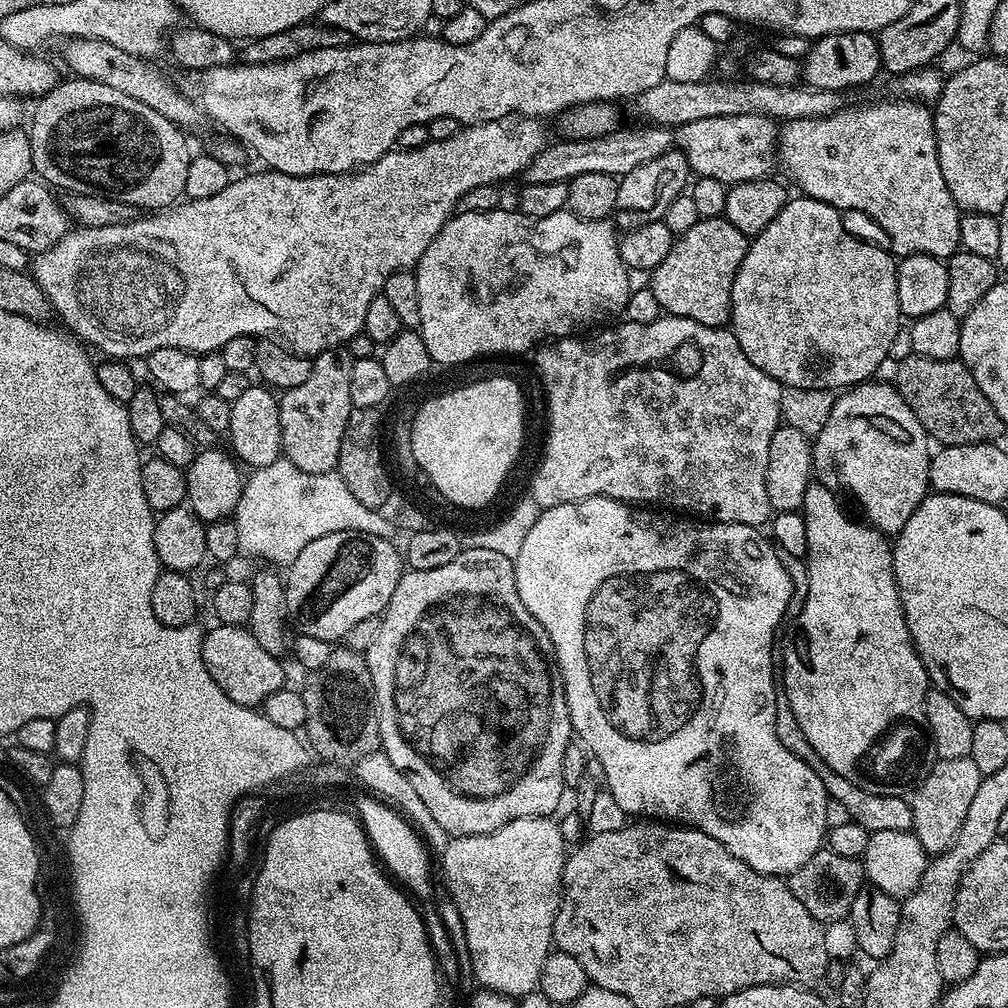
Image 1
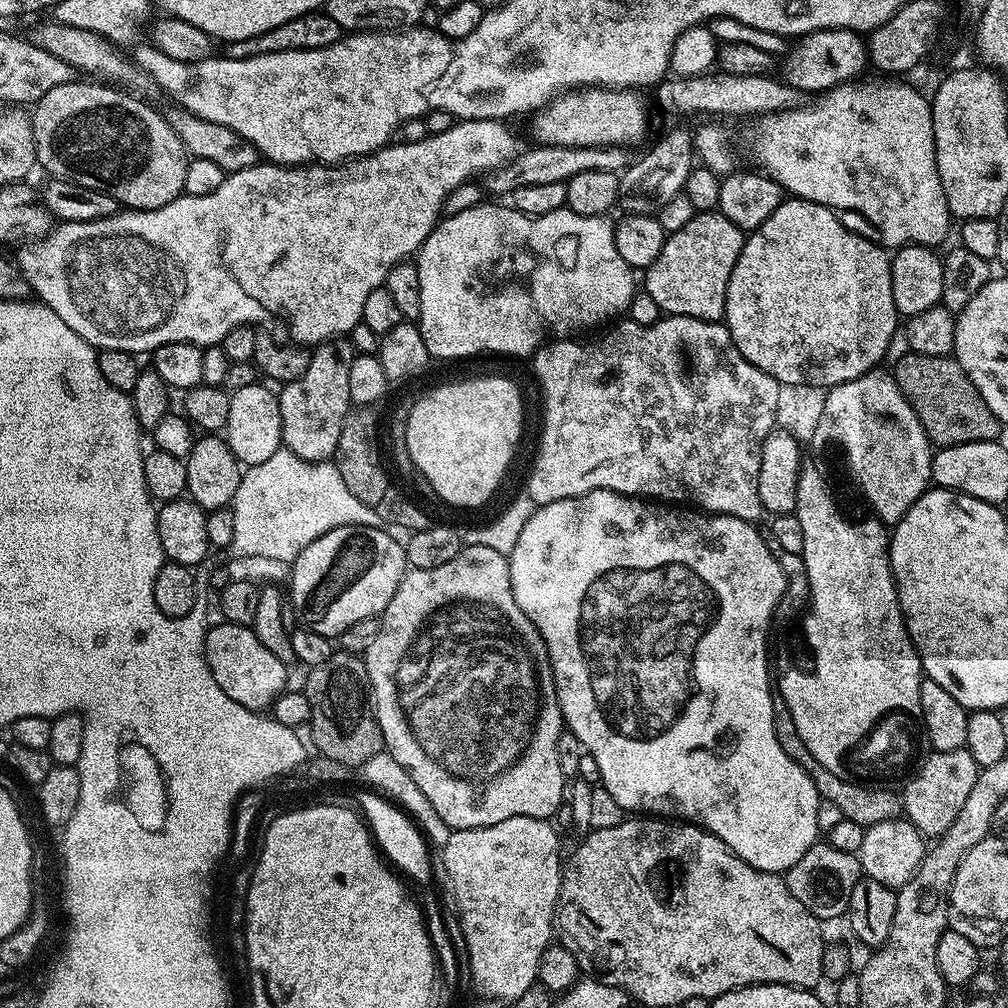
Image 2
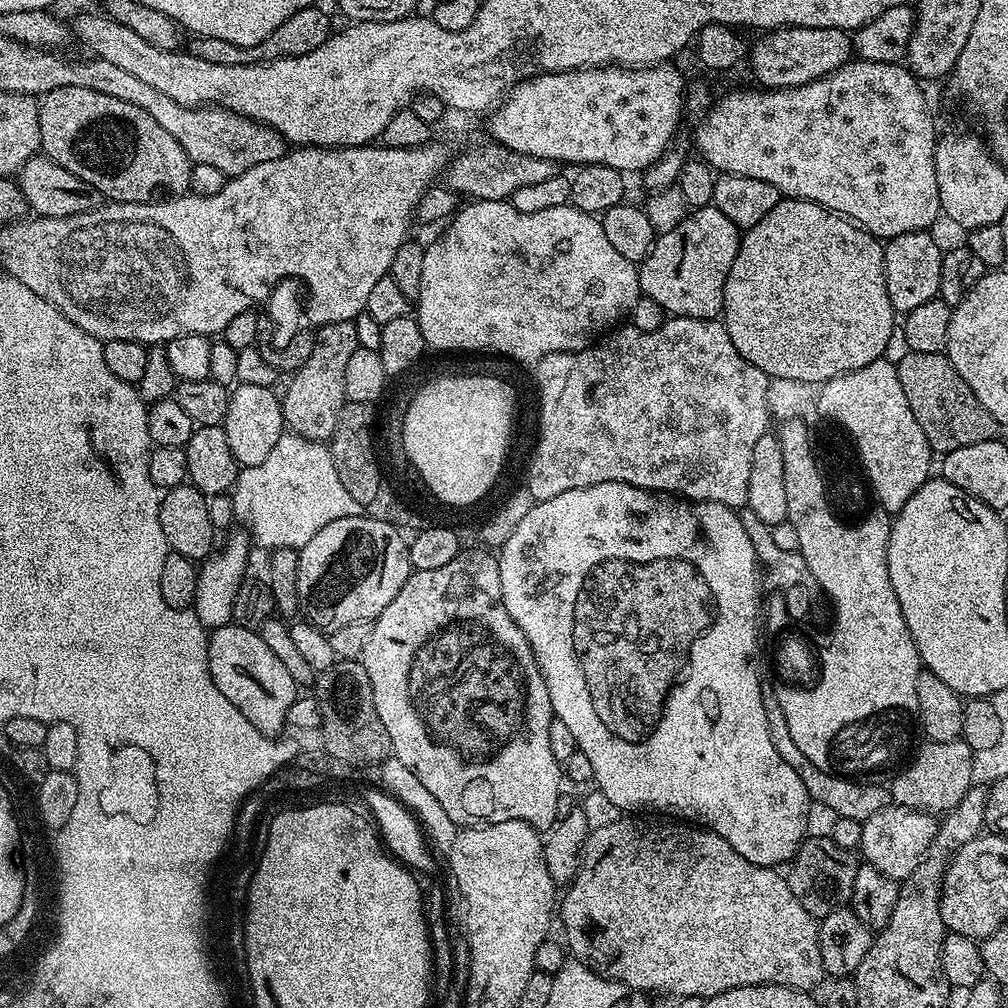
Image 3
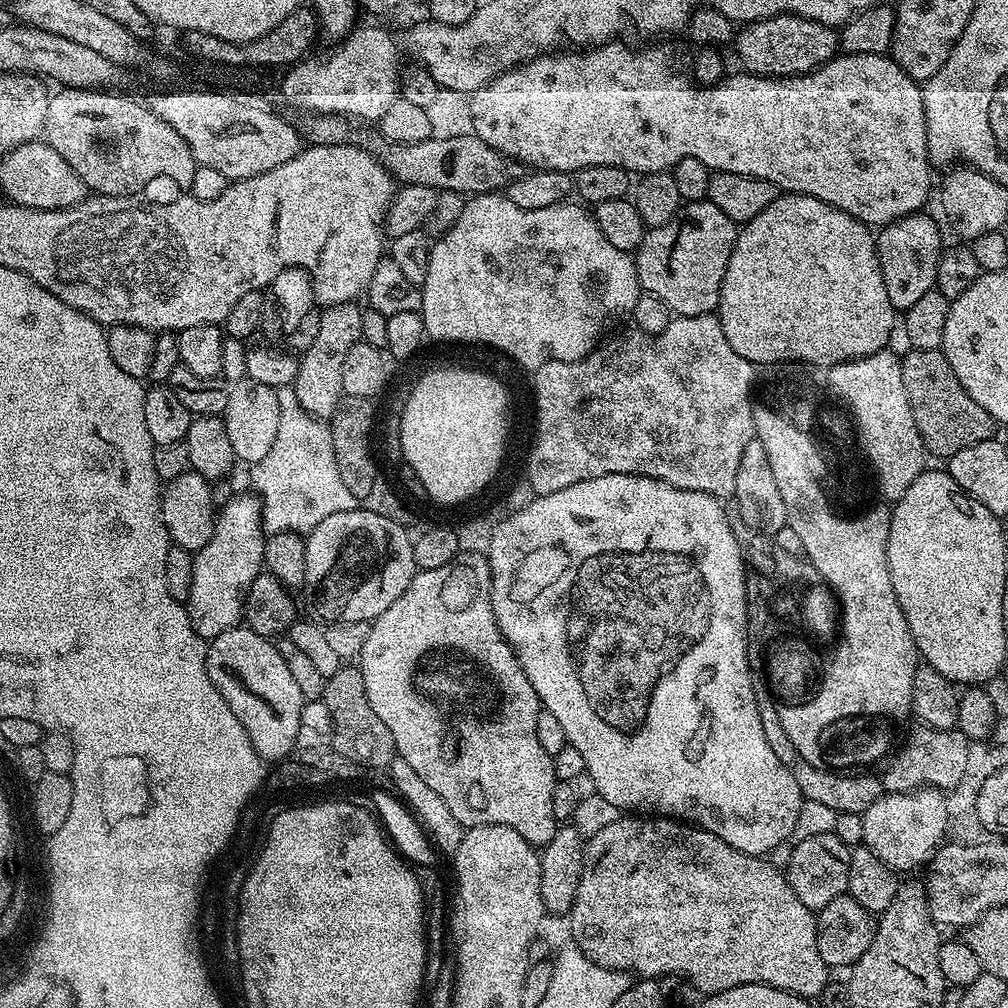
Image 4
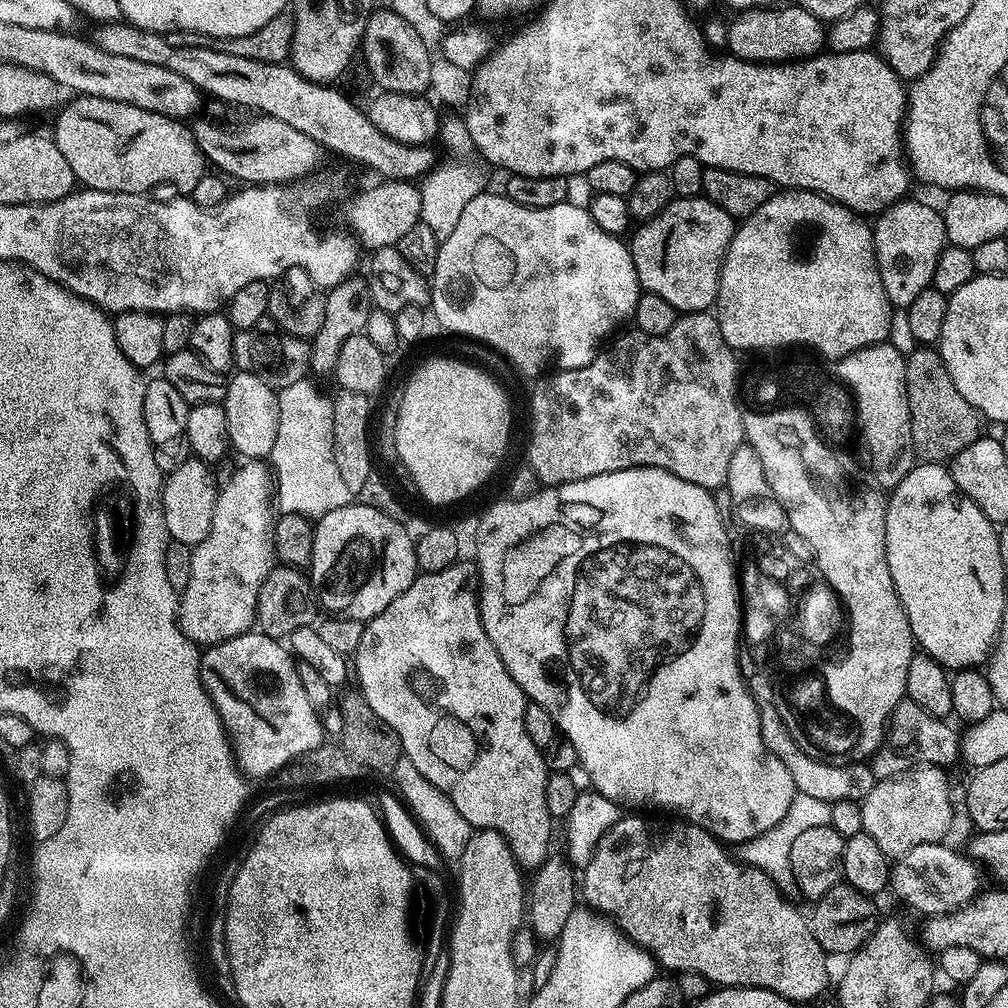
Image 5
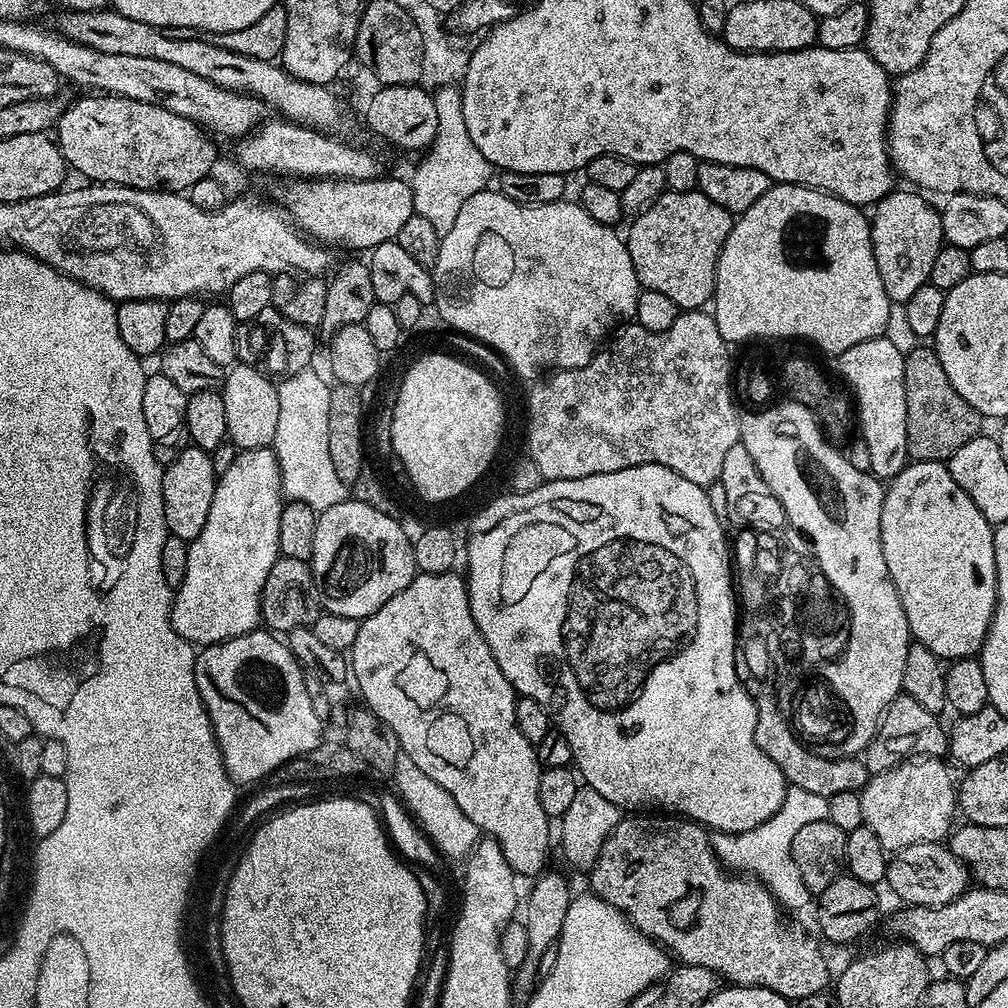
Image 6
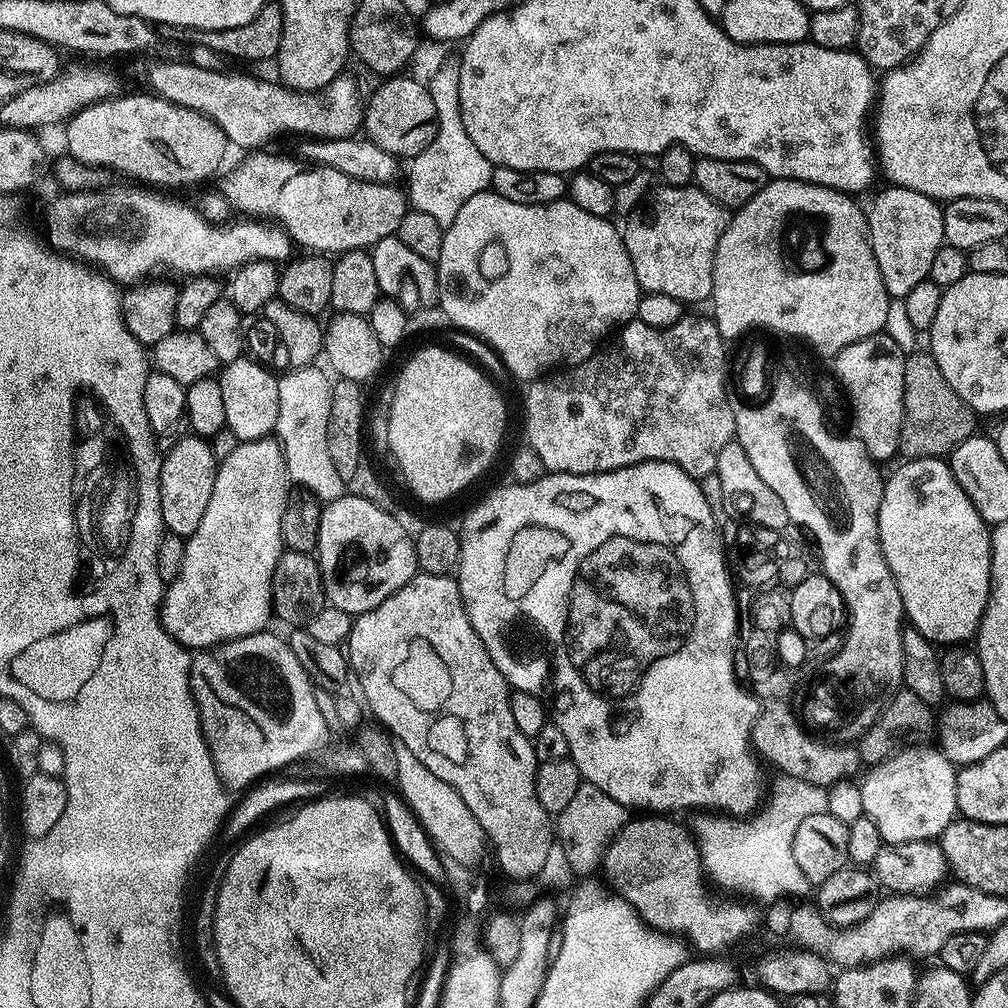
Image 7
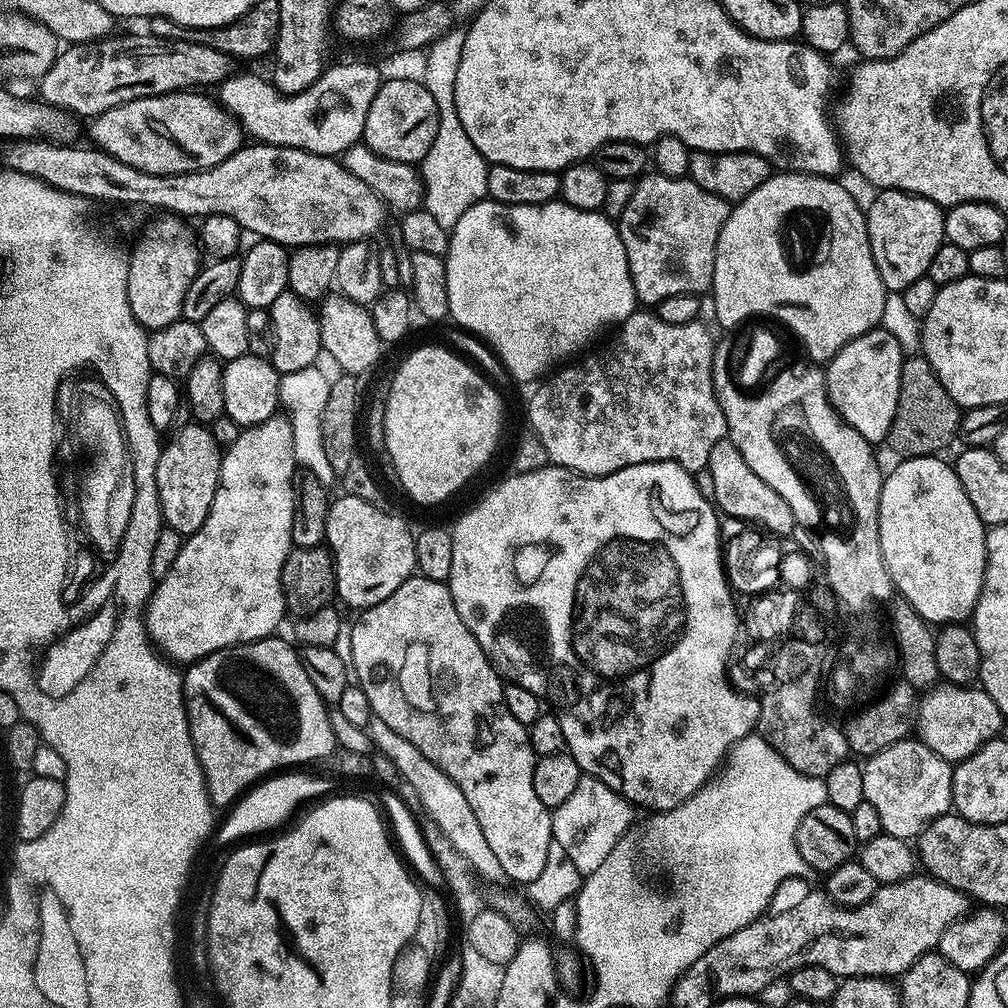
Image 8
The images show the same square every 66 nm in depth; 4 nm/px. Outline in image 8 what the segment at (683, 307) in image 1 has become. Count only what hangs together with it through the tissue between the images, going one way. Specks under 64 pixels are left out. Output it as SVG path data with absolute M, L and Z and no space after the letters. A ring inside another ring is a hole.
M645 174L636 180L634 198L618 217L618 227L641 305L655 306L670 294L704 294L711 289L718 234L729 211L729 201L702 190L691 178Z

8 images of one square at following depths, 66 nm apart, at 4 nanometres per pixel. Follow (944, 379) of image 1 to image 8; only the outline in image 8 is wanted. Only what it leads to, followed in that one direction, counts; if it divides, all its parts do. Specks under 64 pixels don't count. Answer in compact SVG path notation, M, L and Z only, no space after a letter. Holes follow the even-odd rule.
M922 354L909 355L904 361L902 366L902 378L900 379L900 393L898 394L898 410L894 414L894 422L890 426L890 434L887 438L887 443L892 444L892 448L896 452L901 452L899 455L901 457L907 458L909 456L934 456L943 453L943 448L951 442L952 439L957 439L958 433L960 431L960 421L962 419L962 409L960 405L954 402L954 398L950 398L950 394L946 394L946 386L942 386L942 382L938 377L936 377L932 372L932 367L930 362Z

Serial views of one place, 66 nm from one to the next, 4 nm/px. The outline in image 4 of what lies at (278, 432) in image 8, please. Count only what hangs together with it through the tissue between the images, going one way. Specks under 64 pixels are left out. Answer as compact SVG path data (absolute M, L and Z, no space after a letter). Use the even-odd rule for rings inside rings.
M236 494L219 509L214 534L194 556L194 582L186 601L188 617L194 630L211 642L215 636L237 627L244 614L244 599L251 583L262 572L266 539L264 520L260 516L260 501L255 495Z

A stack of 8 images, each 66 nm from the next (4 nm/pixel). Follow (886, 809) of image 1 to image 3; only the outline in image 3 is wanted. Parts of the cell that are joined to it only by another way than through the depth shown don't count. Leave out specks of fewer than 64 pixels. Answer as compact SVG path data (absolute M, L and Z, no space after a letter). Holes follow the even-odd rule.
M764 686L762 698L766 706L766 722L770 726L770 742L774 742L774 750L778 750L780 757L796 771L798 778L802 778L811 803L830 806L830 810L834 810L836 817L854 818L861 822L889 807L890 792L885 785L883 788L880 784L859 784L859 779L827 772L814 766L814 762L810 762L810 758L806 758L806 754L802 754L802 750L794 746L794 738L790 738L790 726L786 726L786 714L782 710L781 697L774 694L771 686Z

